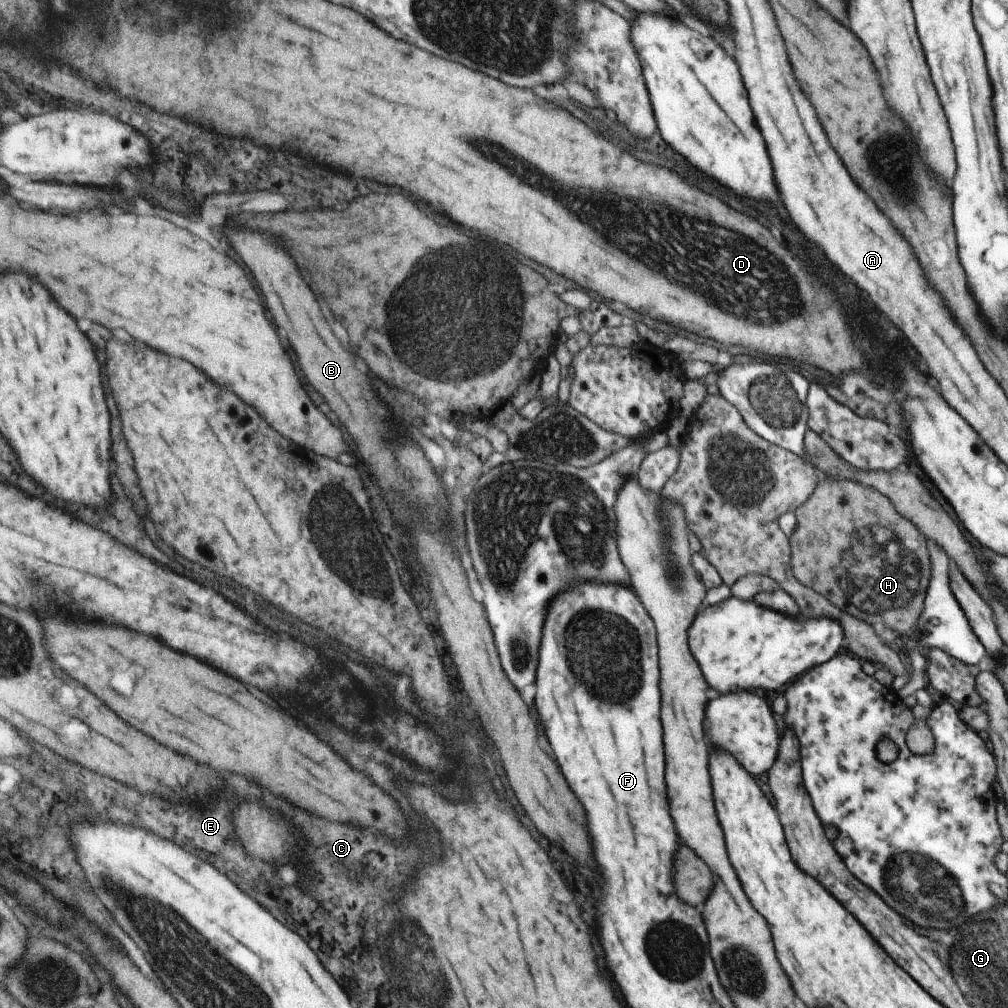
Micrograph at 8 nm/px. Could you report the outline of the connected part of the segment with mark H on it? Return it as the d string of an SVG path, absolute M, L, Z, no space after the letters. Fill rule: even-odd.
M831 479L831 494L808 498L794 510L796 527L790 535L792 544L792 574L801 584L823 595L835 608L861 619L868 625L881 624L897 634L909 634L922 613L921 604L928 590L929 560L925 550L925 538L903 518L899 510L880 492L858 485L853 481Z

